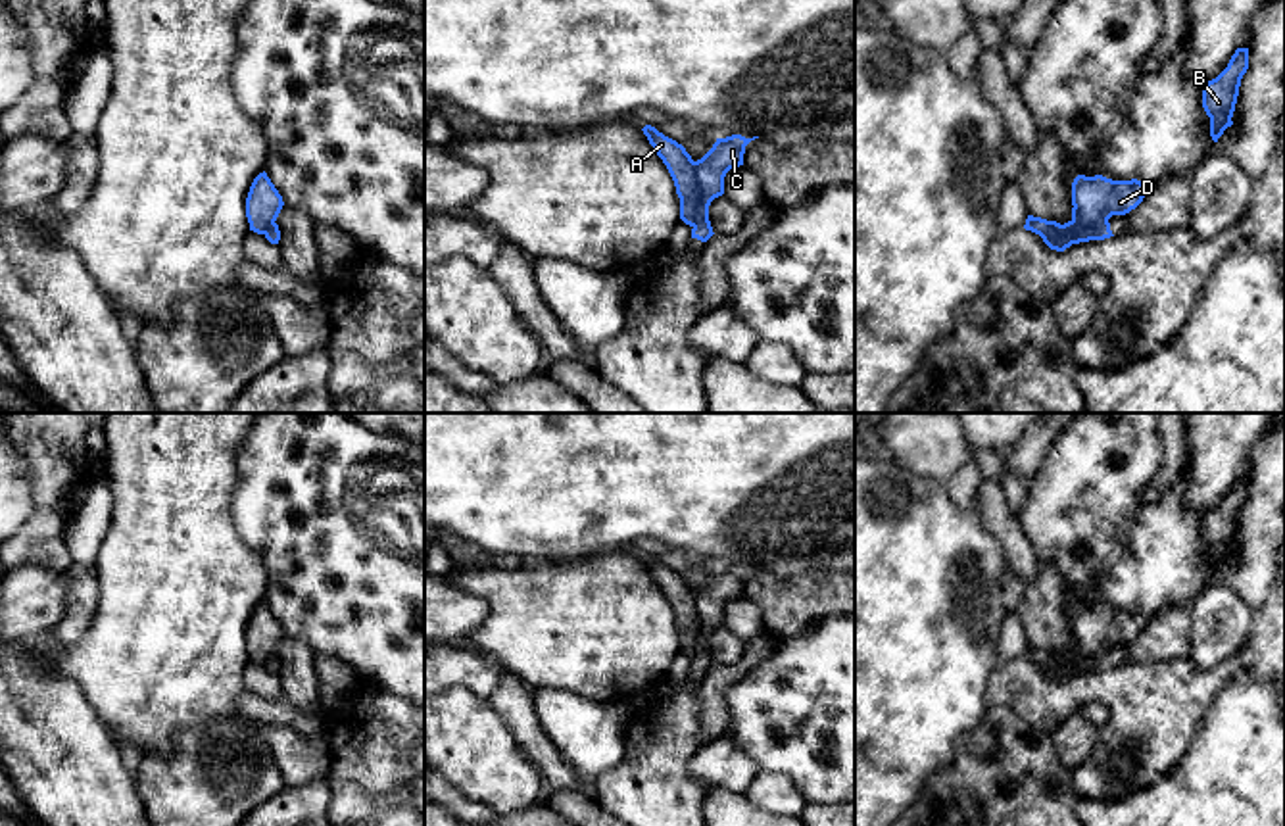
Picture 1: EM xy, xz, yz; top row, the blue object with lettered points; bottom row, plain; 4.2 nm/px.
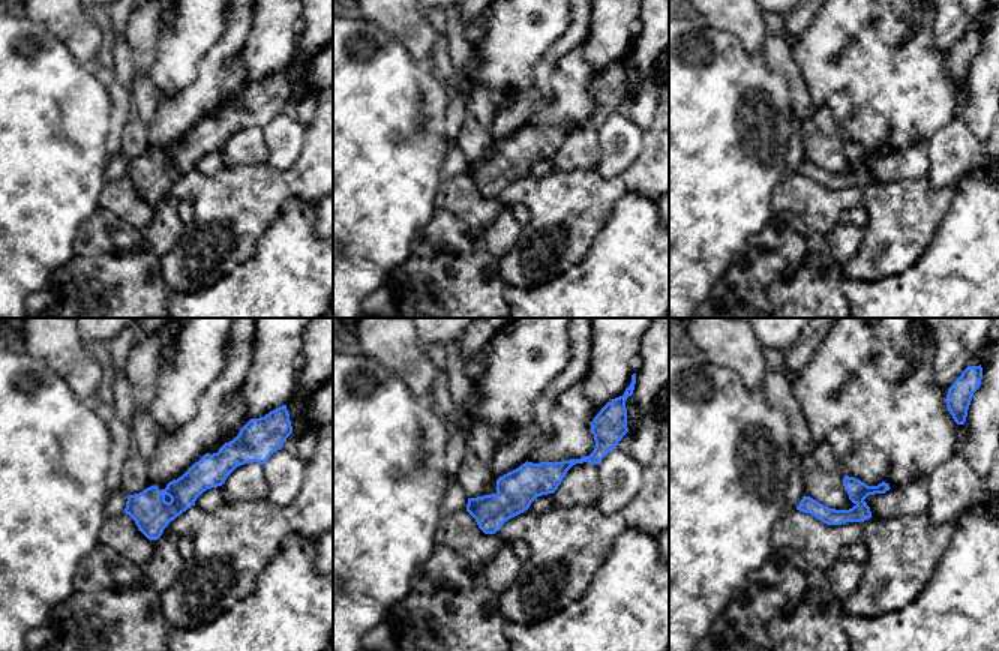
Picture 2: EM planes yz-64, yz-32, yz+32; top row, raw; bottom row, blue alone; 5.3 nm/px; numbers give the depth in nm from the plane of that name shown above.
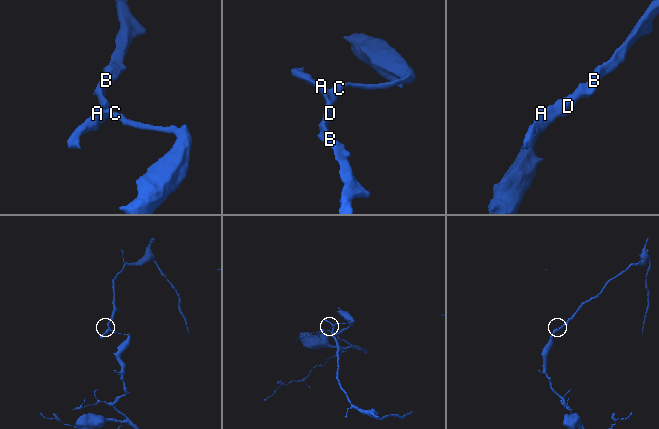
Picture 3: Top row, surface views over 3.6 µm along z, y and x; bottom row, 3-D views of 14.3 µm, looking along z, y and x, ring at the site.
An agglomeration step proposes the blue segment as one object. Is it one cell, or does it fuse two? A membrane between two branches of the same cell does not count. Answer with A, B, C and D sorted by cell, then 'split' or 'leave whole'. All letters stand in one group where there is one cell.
A B D / C; split

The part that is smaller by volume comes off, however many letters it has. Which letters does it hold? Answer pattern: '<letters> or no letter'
A, B, D

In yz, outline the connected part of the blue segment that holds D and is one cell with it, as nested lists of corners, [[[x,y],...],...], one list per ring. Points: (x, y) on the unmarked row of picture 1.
[[[1078,605],[1072,613],[1072,649],[1064,655],[1051,651],[1058,663],[1043,667],[1043,672],[1051,680],[1064,682],[1072,672],[1060,663],[1062,659],[1066,663],[1095,659],[1112,645],[1126,645],[1135,640],[1147,624],[1147,615],[1137,609],[1112,611],[1103,605]]]

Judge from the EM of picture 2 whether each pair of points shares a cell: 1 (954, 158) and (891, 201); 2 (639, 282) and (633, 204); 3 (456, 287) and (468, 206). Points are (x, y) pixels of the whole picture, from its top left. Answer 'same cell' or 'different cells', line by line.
1: different cells
2: same cell
3: different cells

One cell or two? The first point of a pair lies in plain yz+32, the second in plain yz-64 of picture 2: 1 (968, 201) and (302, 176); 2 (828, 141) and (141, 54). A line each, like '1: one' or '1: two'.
1: two
2: one

